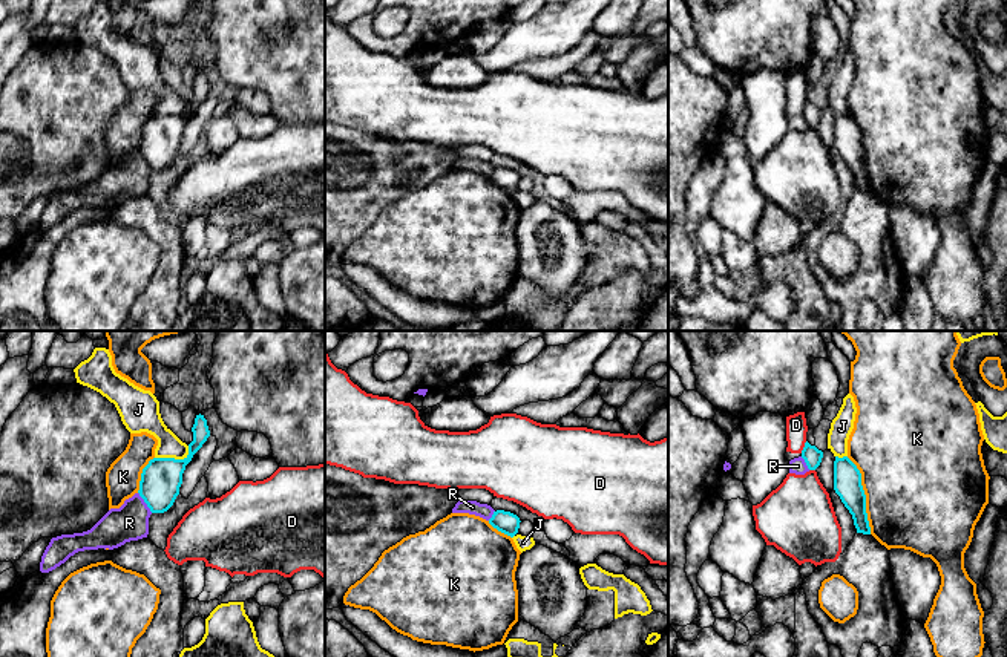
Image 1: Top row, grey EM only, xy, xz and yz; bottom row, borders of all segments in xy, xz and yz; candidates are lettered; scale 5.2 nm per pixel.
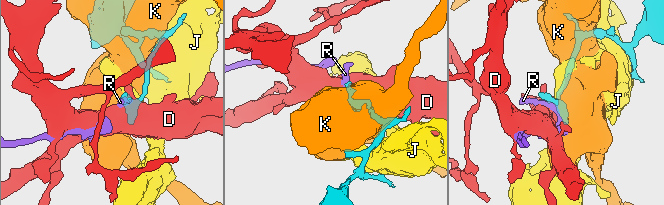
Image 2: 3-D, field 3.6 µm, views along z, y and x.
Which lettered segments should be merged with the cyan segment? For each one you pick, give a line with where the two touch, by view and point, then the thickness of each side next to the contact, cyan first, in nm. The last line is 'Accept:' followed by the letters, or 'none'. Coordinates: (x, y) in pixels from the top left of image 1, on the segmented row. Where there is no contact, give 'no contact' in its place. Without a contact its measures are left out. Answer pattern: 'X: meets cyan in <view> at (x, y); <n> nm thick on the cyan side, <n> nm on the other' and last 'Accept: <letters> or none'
Accept: none

